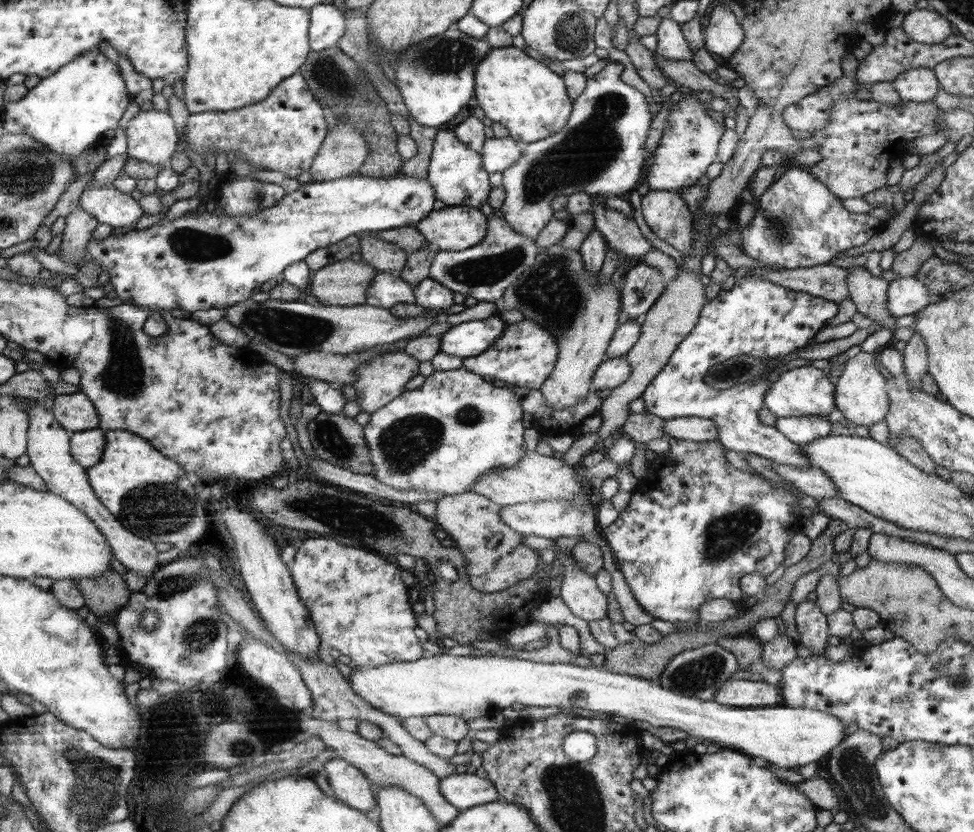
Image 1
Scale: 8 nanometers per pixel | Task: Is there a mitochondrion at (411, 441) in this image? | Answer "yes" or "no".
yes

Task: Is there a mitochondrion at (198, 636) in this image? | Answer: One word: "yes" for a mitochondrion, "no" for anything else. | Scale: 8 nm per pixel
yes

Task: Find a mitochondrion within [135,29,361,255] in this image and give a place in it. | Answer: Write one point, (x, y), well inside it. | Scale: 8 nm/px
(328, 72)

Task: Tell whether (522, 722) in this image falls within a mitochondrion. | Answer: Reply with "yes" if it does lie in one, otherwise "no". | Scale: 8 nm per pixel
no

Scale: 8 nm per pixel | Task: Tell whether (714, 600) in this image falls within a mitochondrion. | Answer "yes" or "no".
no

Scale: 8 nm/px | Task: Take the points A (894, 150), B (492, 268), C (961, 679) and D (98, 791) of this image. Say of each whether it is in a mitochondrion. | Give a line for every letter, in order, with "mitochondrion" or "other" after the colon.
A: other
B: mitochondrion
C: mitochondrion
D: mitochondrion

